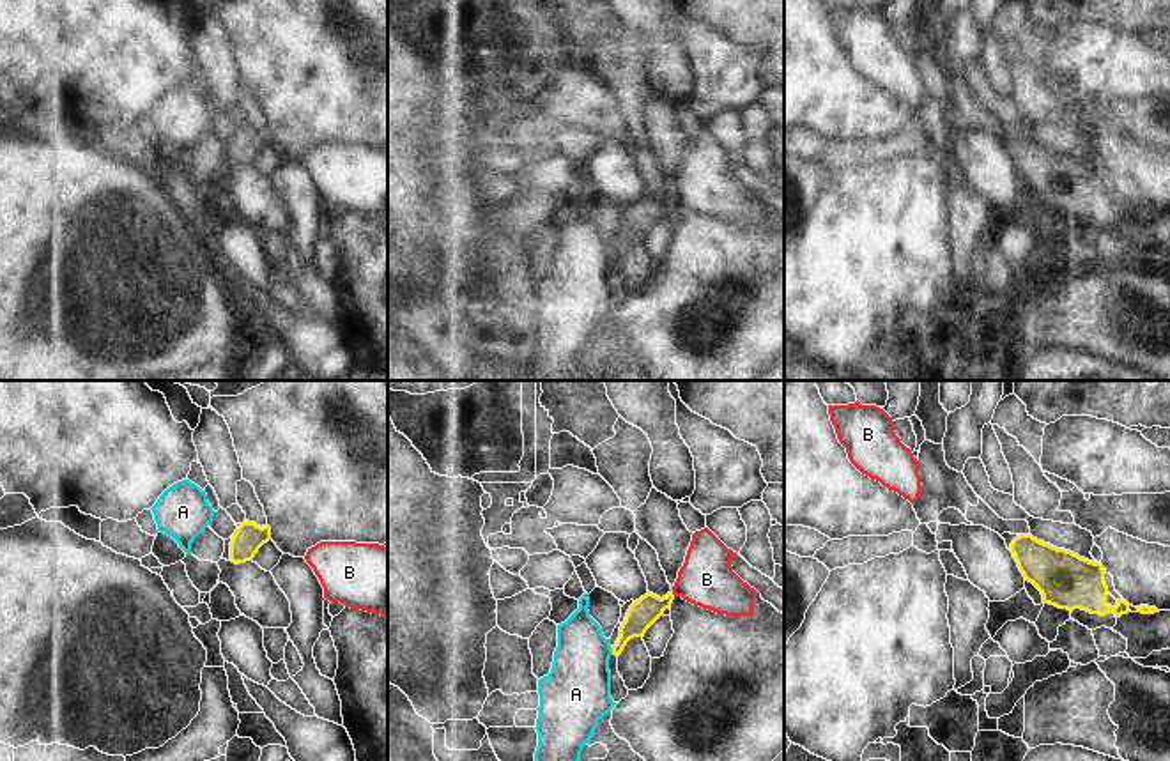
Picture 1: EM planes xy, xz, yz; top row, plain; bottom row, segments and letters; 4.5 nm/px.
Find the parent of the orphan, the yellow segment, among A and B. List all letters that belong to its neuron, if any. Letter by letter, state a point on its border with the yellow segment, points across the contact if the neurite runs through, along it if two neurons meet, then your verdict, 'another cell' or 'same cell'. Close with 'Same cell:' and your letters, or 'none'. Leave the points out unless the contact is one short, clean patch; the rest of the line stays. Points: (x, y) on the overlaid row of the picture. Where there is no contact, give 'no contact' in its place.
A: meets yellow in xz at (613, 650); border along xz (609, 646), (613, 652); another cell
B: meets yellow in xz at (671, 593); border along xz (671, 591), (675, 595); another cell
Same cell: none

